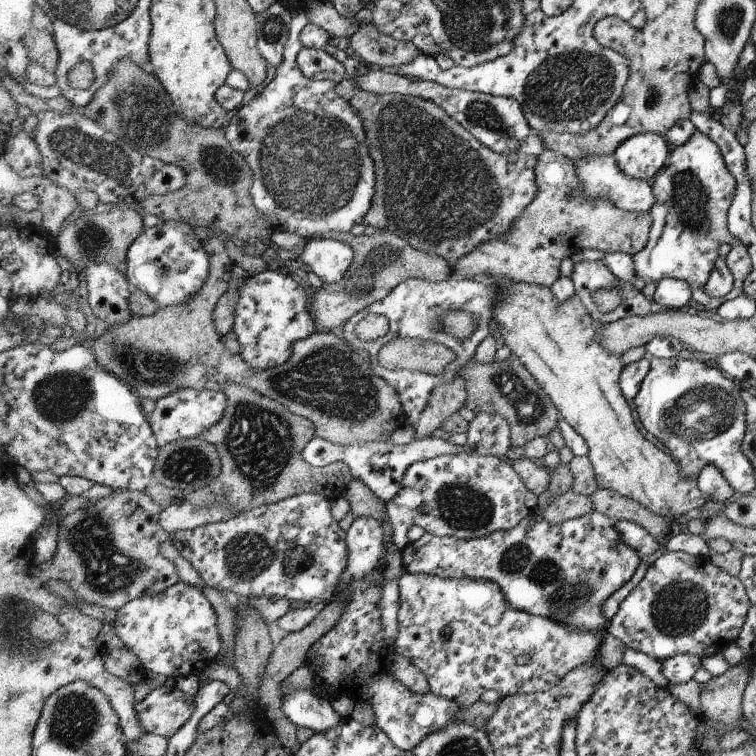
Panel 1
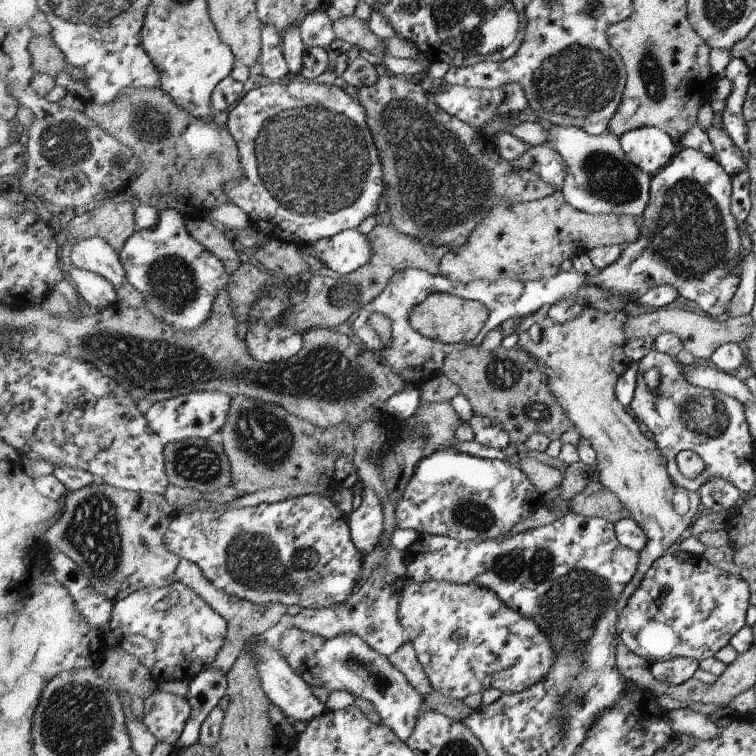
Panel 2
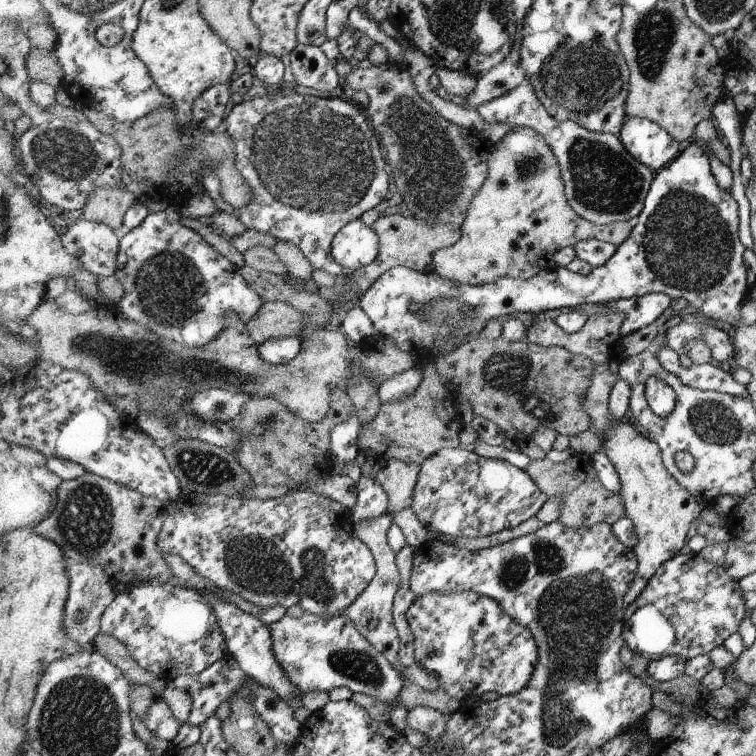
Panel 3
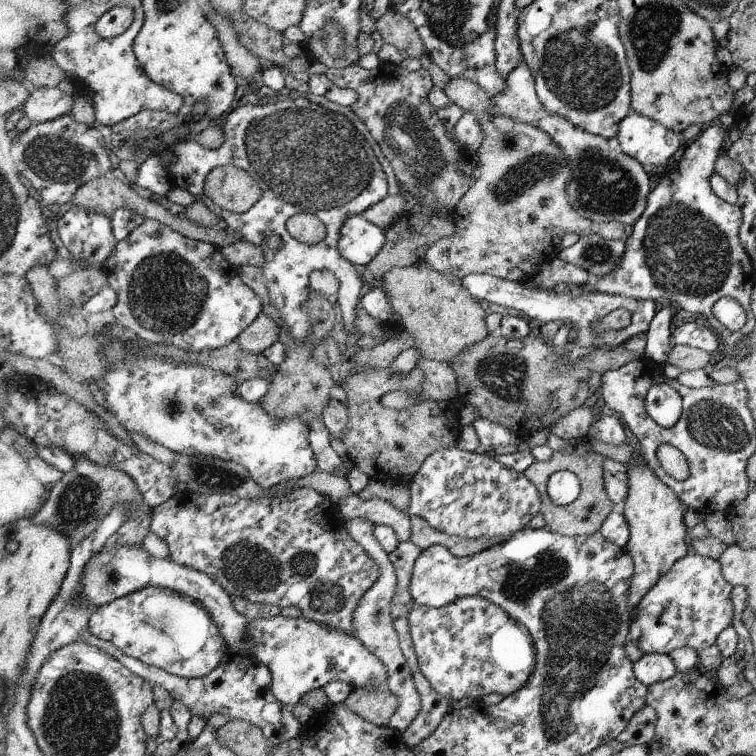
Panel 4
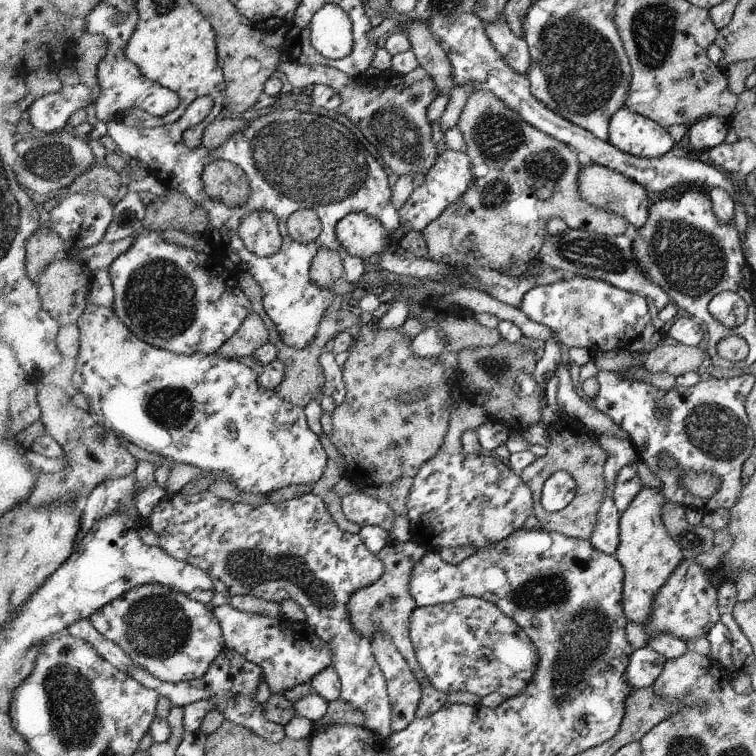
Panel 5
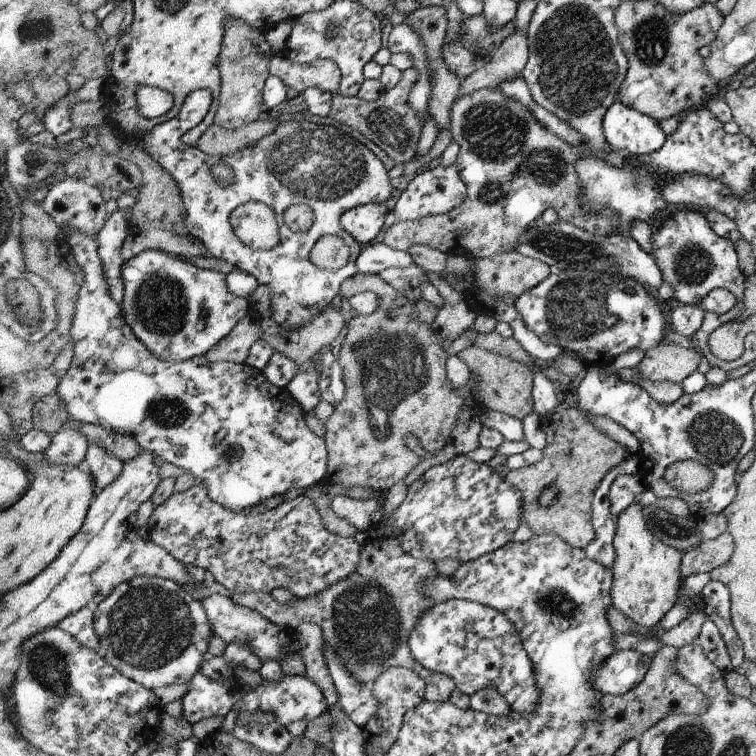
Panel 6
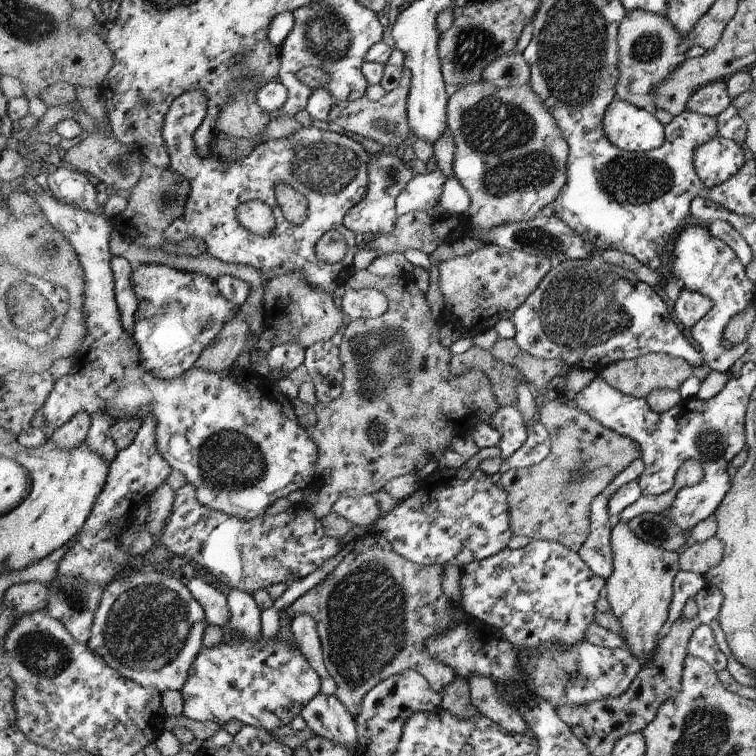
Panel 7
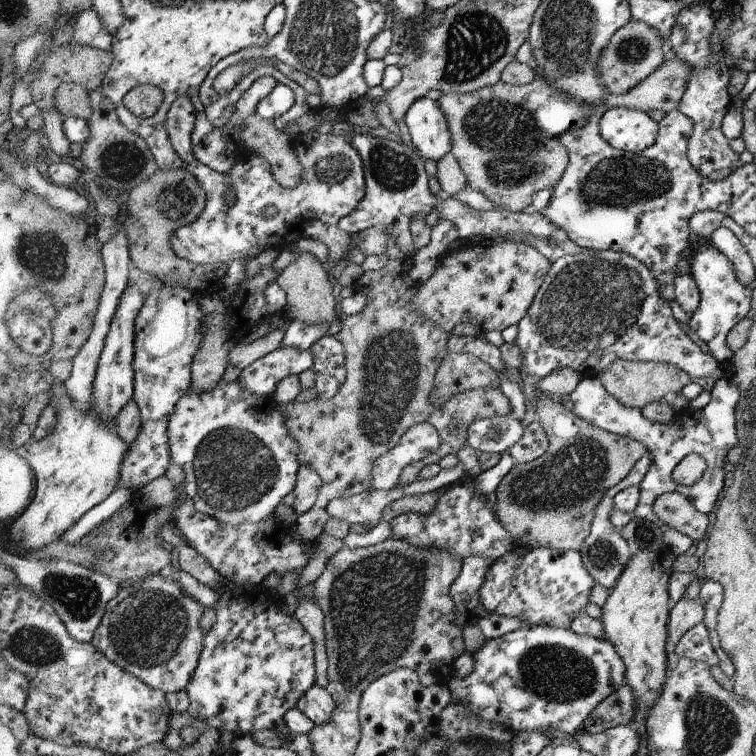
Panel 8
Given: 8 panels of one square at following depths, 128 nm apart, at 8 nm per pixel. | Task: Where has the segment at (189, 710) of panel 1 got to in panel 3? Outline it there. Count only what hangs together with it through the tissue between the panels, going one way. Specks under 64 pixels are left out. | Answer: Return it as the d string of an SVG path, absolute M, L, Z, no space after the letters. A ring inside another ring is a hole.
M161 696L154 701L147 714L145 724L149 730L164 741L171 743L178 738L182 727L186 724L176 716L173 706Z

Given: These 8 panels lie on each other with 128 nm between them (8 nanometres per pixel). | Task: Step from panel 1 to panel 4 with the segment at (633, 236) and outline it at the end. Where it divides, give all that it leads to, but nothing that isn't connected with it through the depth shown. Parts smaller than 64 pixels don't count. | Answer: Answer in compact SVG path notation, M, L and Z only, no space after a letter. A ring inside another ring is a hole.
M451 78L445 88L443 88L444 94L448 96L449 100L454 104L464 108L466 112L472 111L476 120L481 126L483 133L486 134L482 145L477 149L475 158L478 164L478 178L474 185L471 186L469 192L461 199L457 208L452 214L452 220L455 224L455 233L453 237L444 237L439 241L436 241L434 245L430 246L427 250L424 262L428 263L435 271L442 274L448 274L453 277L462 279L468 277L472 273L486 273L499 279L506 279L508 281L528 283L539 272L540 267L546 264L548 261L553 260L558 256L558 246L566 234L578 234L583 237L584 235L598 235L607 241L624 241L631 237L633 231L633 225L621 224L618 221L608 221L607 223L595 223L591 220L582 218L579 211L575 209L567 198L567 182L571 180L571 169L568 166L567 158L564 156L563 150L552 140L551 135L547 131L540 130L539 127L535 127L526 123L518 122L513 118L508 118L502 115L492 115L489 110L491 109L491 96L485 91L477 82L465 79L465 78Z

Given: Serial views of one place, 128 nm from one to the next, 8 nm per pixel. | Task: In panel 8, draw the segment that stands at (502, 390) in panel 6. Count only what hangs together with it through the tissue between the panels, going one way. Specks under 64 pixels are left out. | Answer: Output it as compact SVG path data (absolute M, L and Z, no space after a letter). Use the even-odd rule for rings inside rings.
M449 352L436 374L431 401L435 407L443 407L450 397L468 389L500 389L499 375L489 364L472 353Z

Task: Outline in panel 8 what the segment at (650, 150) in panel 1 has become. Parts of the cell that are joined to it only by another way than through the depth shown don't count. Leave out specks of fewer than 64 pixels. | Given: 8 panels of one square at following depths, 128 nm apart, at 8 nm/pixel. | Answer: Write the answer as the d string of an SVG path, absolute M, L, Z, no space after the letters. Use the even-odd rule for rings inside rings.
M612 107L602 113L600 132L613 147L631 153L650 149L659 136L659 123L646 111Z

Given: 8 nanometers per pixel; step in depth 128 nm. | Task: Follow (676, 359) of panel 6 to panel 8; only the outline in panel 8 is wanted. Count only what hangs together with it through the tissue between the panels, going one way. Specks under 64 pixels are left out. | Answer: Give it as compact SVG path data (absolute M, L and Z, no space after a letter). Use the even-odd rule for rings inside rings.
M622 359L612 362L598 377L603 381L606 389L621 403L624 403L624 406L639 409L651 402L675 396L691 379L686 371L670 363L655 363L654 361L636 361L634 363Z

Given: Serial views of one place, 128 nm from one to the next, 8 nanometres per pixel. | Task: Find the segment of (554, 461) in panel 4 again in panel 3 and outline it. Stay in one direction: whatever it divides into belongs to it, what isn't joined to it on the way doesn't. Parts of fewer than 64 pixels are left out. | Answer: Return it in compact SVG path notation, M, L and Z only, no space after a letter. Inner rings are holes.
M572 455L563 463L555 463L548 458L534 459L529 462L526 471L539 485L540 490L547 494L548 498L563 497L562 514L558 521L568 527L577 529L601 522L613 525L625 516L626 507L623 505L623 498L619 494L609 491L600 482L588 456Z

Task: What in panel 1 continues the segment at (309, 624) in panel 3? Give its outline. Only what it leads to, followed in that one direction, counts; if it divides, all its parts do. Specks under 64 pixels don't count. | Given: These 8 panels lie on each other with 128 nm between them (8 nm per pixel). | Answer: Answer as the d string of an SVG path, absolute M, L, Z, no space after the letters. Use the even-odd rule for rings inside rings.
M392 674L383 675L377 681L369 683L367 700L371 701L371 707L375 714L375 724L380 730L383 730L397 747L405 751L412 751L429 734L435 733L440 729L445 729L452 723L460 722L457 718L459 703L454 699L443 696L436 696L431 692L423 695L411 693L399 680L396 680Z

